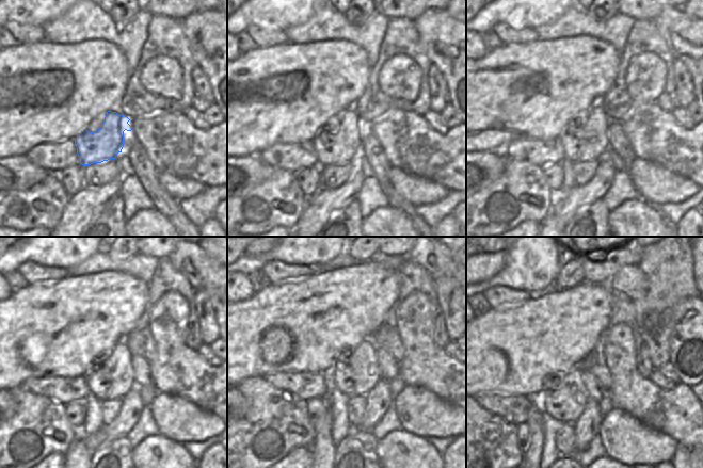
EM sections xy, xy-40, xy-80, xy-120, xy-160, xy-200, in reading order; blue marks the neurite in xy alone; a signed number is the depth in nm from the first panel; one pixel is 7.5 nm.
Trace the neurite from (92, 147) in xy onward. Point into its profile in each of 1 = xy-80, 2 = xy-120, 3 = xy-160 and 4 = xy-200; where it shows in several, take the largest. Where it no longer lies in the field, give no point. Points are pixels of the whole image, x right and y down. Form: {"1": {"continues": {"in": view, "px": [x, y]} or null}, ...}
{"1": {"continues": {"in": "xy-80", "px": [591, 142]}}, "2": {"continues": {"in": "xy-120", "px": [114, 378]}}, "3": {"continues": {"in": "xy-160", "px": [356, 376]}}, "4": {"continues": {"in": "xy-200", "px": [568, 403]}}}

